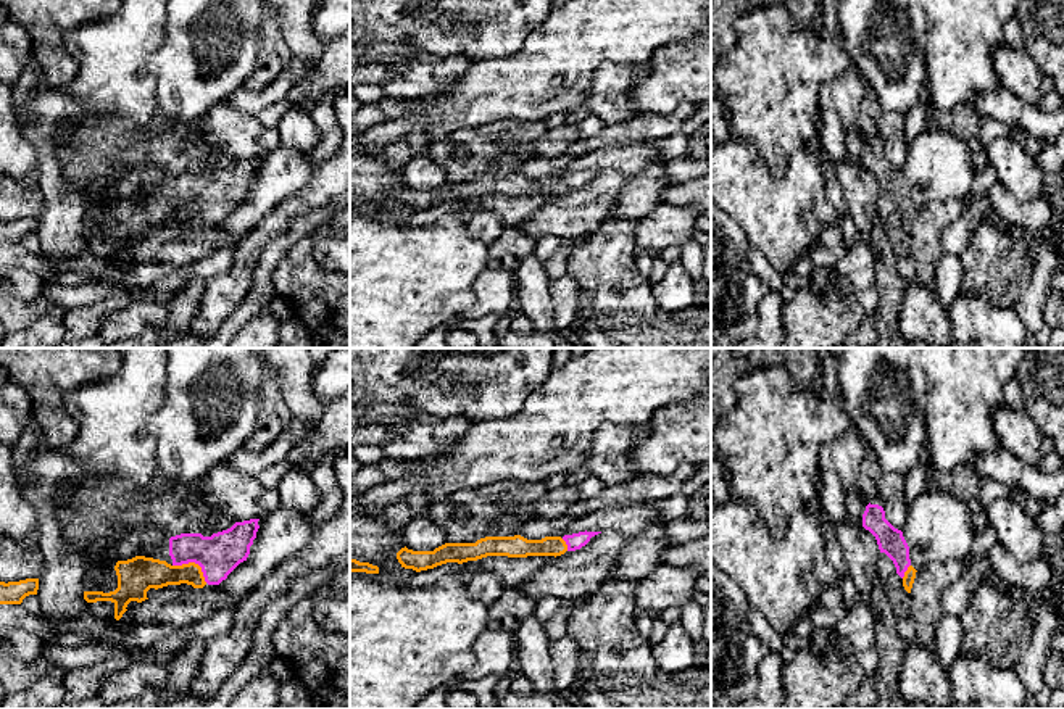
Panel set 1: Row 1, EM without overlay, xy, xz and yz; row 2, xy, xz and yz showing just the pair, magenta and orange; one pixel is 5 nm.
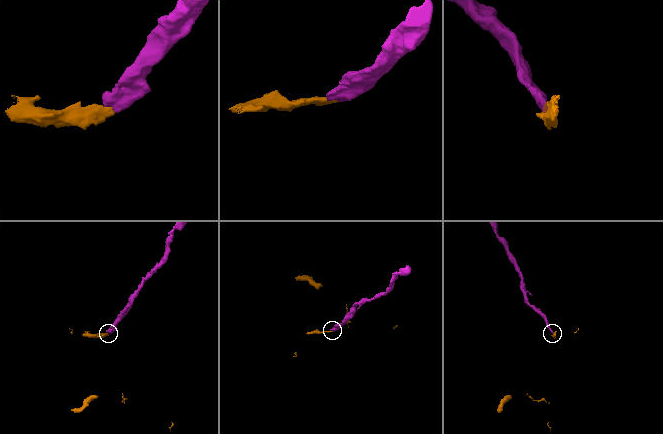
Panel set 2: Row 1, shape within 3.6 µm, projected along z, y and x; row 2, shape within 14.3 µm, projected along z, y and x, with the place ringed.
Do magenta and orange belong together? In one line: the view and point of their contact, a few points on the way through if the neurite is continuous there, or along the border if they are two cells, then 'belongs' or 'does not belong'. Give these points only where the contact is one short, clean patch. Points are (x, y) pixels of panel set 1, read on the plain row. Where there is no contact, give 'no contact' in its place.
xy (194, 200) | across xy (218, 194), (210, 199), (194, 200), (179, 211), (145, 211) | belongs

